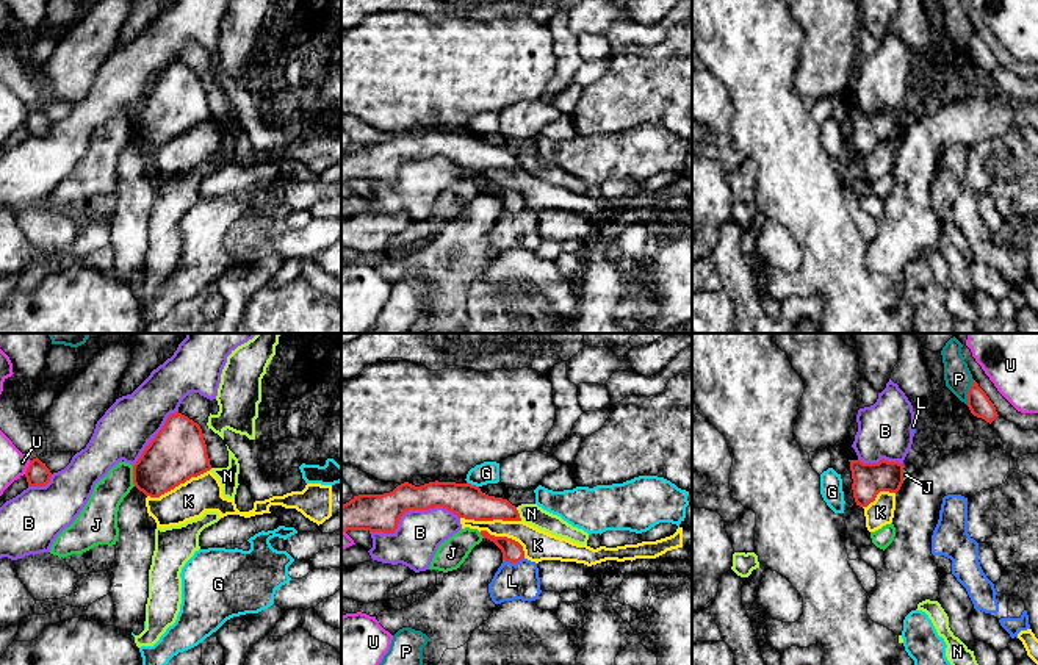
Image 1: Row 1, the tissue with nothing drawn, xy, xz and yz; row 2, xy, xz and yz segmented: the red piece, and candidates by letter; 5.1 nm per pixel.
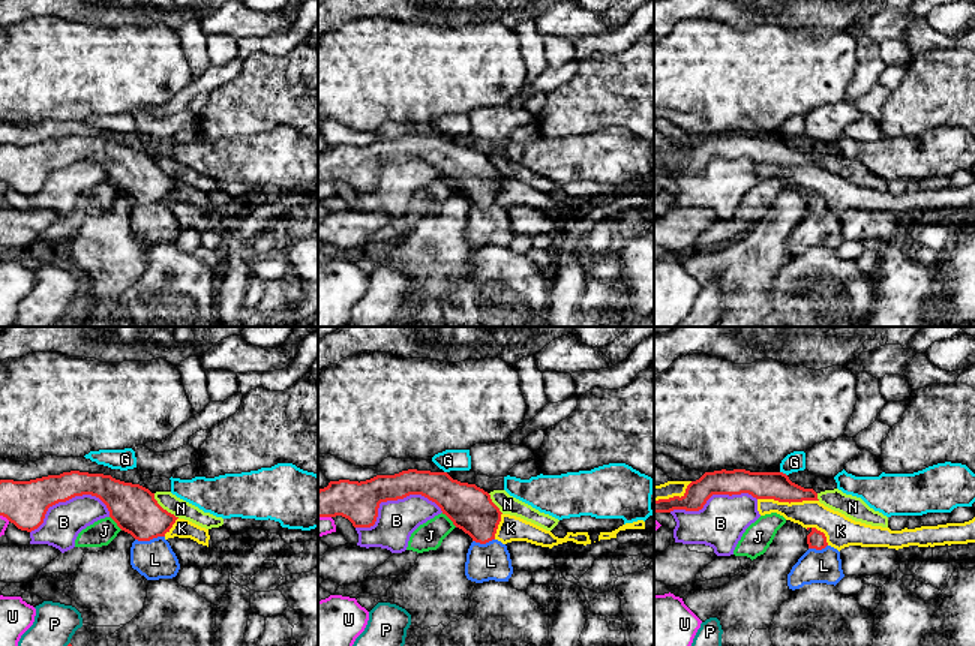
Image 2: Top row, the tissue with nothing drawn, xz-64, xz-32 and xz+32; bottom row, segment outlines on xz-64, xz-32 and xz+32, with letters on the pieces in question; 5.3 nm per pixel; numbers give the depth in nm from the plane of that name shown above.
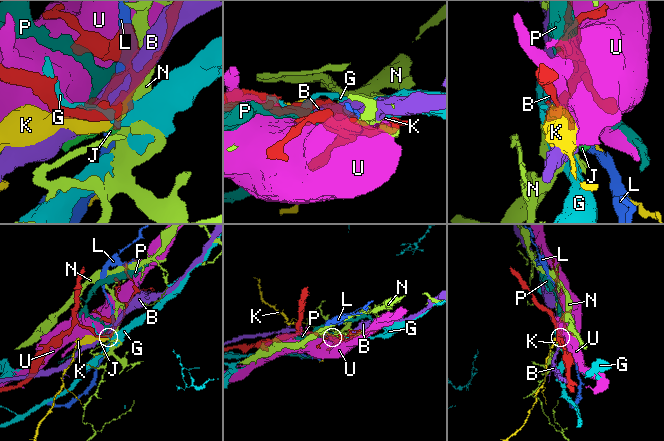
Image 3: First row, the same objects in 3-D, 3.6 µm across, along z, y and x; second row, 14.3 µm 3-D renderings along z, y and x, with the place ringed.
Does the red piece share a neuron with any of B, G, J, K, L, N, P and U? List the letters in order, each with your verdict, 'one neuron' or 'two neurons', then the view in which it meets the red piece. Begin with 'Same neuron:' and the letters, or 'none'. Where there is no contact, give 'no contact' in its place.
Same neuron: none
B: two neurons; contact in xz
G: two neurons; contact in xz
J: two neurons; contact in xy
K: two neurons; contact in xy
L: two neurons; contact in xz
N: two neurons; contact in xz
P: two neurons; contact in yz
U: two neurons; contact in xy

